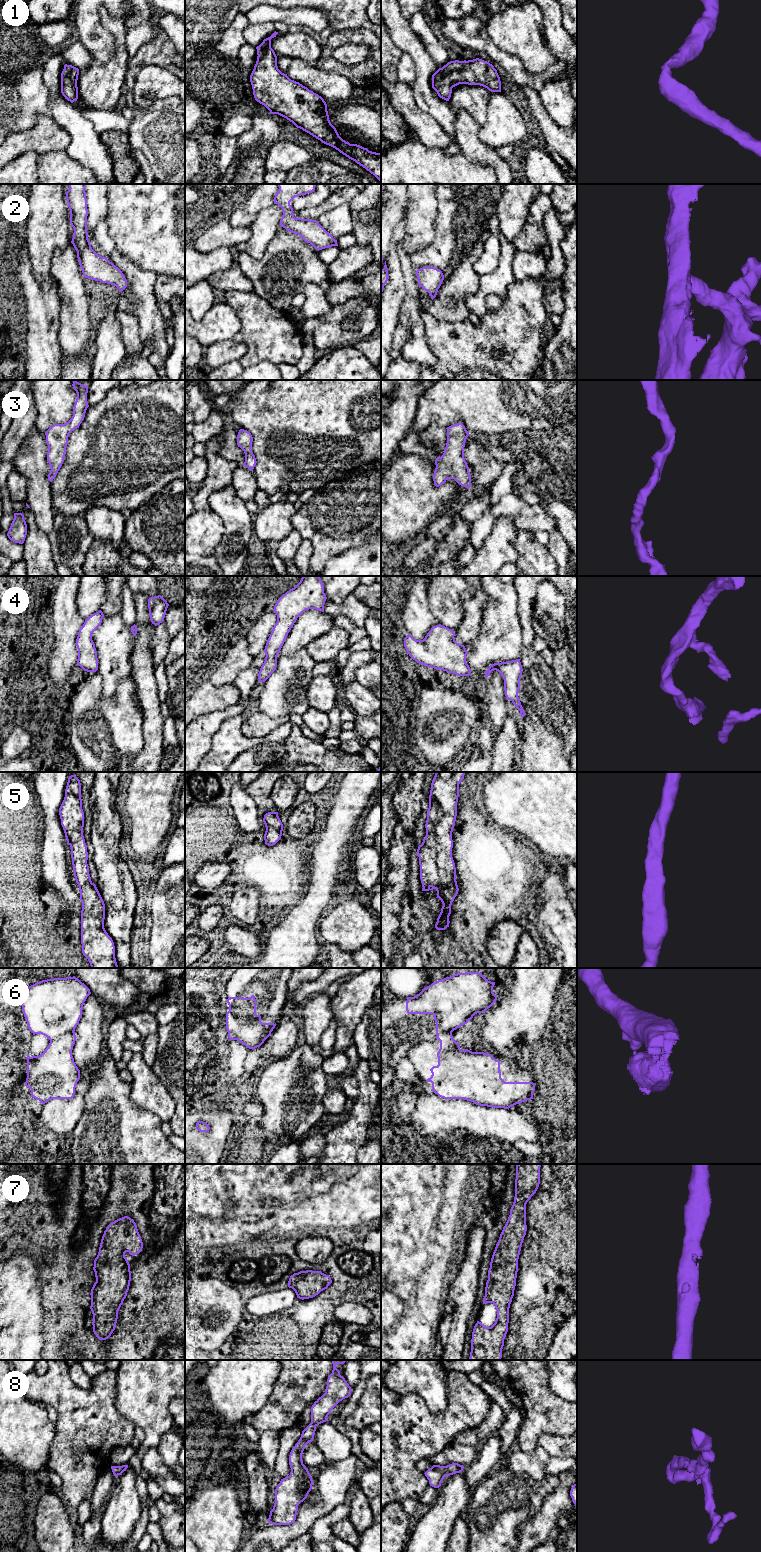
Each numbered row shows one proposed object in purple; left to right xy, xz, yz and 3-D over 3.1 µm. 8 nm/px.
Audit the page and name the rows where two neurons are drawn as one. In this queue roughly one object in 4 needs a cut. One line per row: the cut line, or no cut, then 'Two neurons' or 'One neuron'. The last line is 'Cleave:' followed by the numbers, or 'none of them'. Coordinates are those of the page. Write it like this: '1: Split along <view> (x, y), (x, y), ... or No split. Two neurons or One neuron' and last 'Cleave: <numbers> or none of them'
1: No split. One neuron
2: No split. One neuron
3: No split. One neuron
4: No split. One neuron
5: No split. One neuron
6: Split along xy (73, 1031), (69, 1031), (50, 1041). Two neurons
7: No split. One neuron
8: No split. One neuron
Cleave: 6

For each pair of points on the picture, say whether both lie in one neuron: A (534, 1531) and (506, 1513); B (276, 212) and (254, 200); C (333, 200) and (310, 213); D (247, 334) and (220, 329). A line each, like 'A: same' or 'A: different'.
A: different
B: different
C: same
D: different

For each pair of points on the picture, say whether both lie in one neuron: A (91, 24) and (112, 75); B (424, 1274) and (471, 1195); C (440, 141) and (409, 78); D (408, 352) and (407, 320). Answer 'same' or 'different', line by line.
A: different
B: different
C: different
D: same

